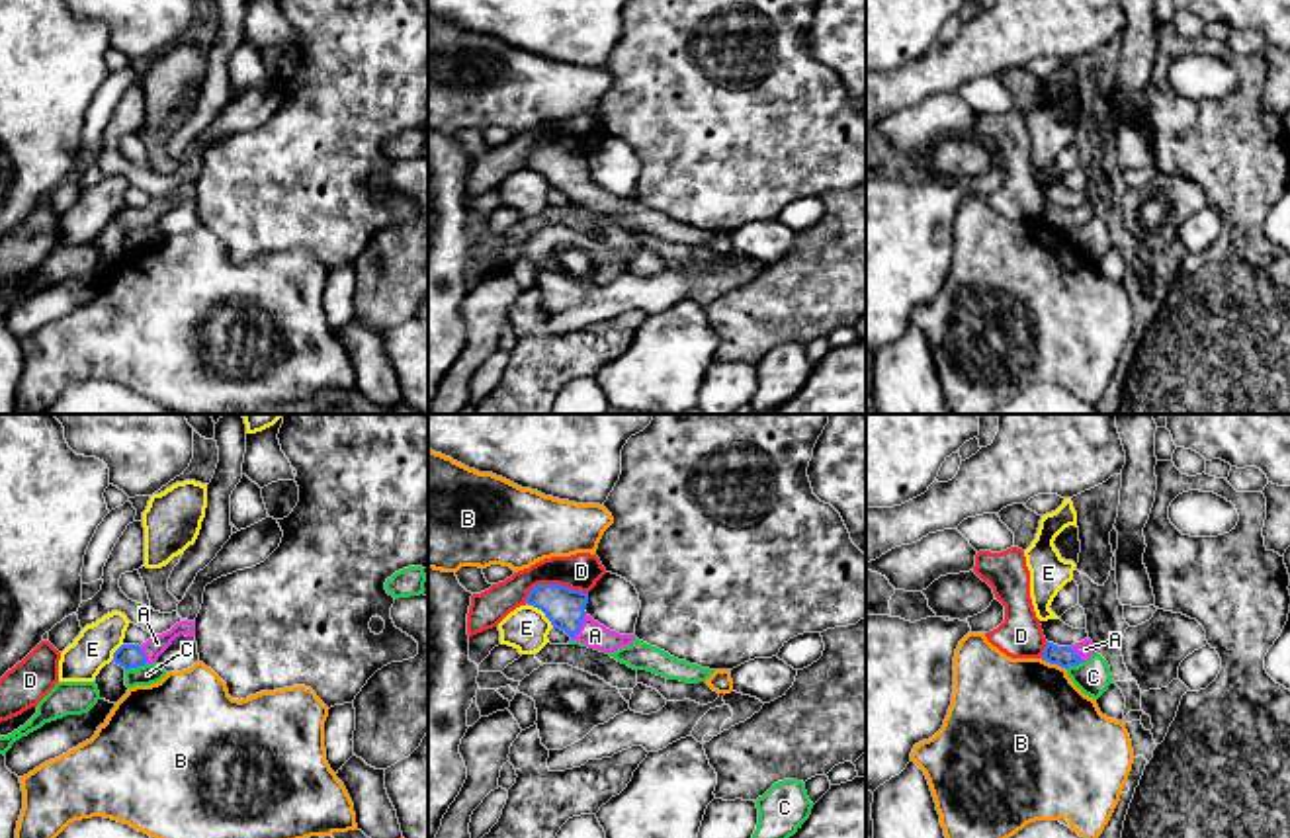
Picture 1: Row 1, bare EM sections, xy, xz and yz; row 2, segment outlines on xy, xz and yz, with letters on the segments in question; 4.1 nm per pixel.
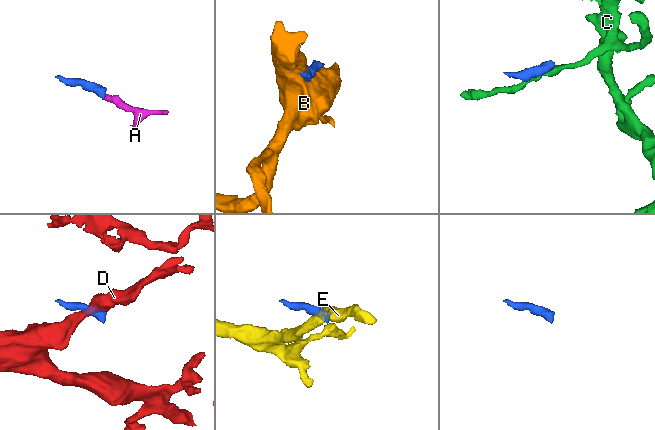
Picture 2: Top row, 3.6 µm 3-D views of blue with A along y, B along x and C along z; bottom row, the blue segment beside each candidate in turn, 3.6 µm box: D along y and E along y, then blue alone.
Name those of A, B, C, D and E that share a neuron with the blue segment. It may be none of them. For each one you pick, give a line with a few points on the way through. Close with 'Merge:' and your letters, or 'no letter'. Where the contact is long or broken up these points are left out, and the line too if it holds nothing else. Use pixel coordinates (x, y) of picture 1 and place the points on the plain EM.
A: way xz (565, 170), (581, 186), (595, 198)
Merge: A

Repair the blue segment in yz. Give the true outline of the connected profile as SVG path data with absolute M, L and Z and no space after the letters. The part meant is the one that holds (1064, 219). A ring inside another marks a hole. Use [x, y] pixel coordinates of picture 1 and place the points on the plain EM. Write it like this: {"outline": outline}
{"outline": "M1085 201L1071 209L1057 209L1054 205L1046 205L1042 223L1057 227L1067 232L1069 229L1077 229L1089 223L1093 217L1095 217L1095 207L1091 201Z"}

